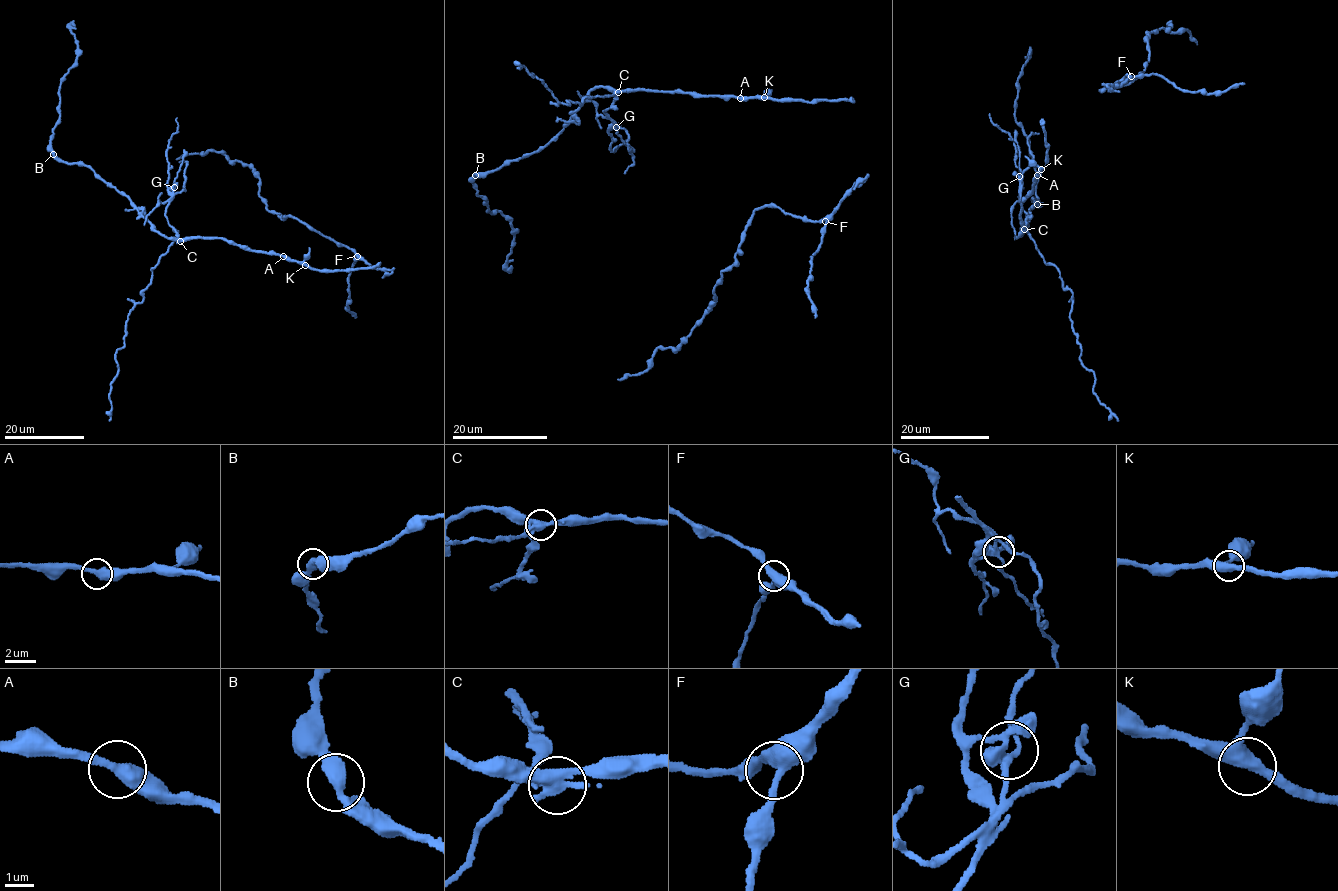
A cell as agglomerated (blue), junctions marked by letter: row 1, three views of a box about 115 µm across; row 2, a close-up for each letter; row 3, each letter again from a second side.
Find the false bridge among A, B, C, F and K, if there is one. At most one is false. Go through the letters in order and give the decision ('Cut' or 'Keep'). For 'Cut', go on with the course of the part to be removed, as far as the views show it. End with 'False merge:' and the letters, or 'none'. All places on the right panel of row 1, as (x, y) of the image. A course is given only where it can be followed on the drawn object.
A: Keep
B: Keep
C: Cut. Course of the part to remove: (1024, 228), (1072, 293), (1070, 318), (1082, 365), (1094, 373), (1094, 395), (1118, 421)
F: Keep
K: Keep
False merge: C

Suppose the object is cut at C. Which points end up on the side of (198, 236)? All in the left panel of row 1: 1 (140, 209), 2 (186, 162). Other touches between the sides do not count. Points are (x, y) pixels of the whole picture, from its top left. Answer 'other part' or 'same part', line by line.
1: same part
2: other part

